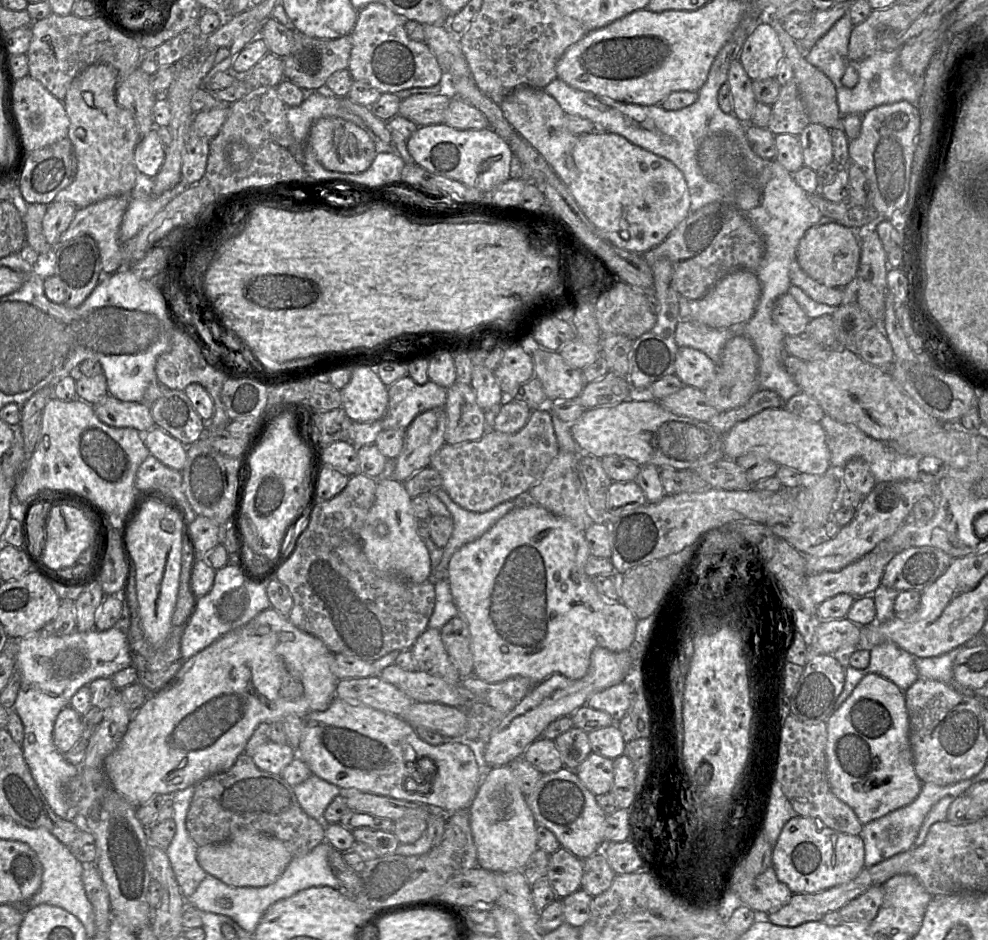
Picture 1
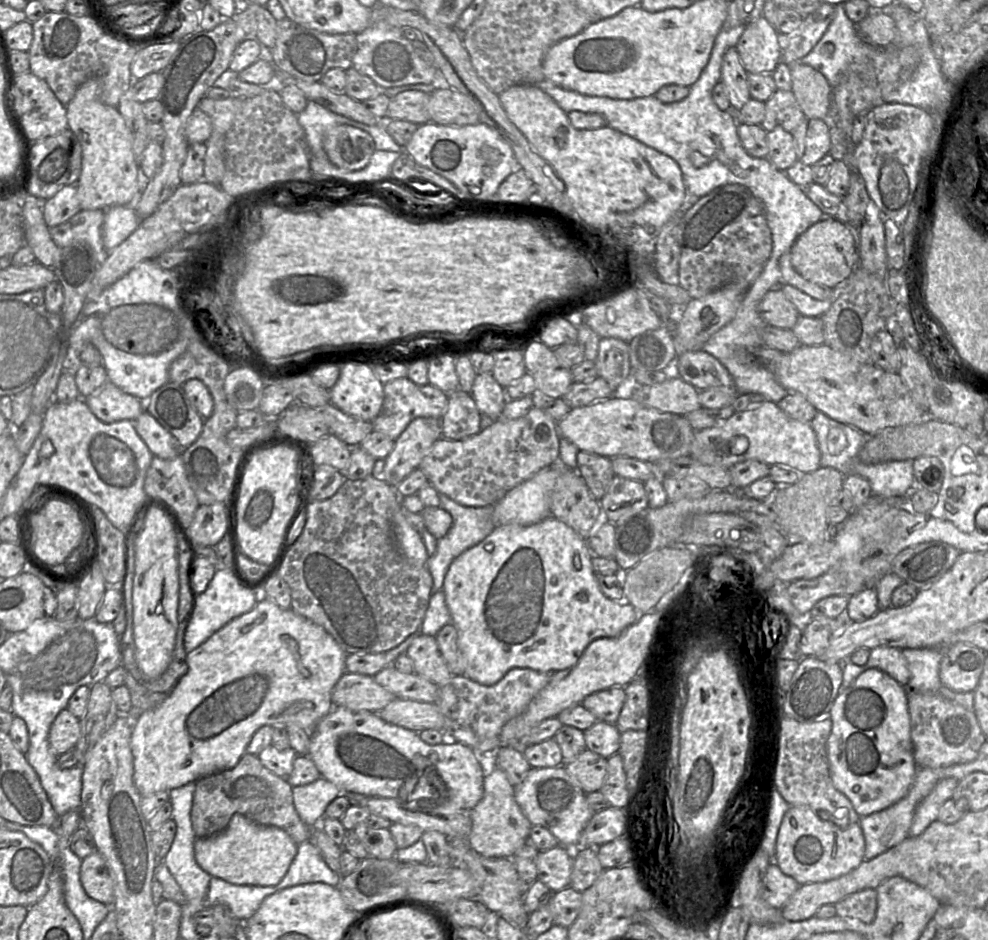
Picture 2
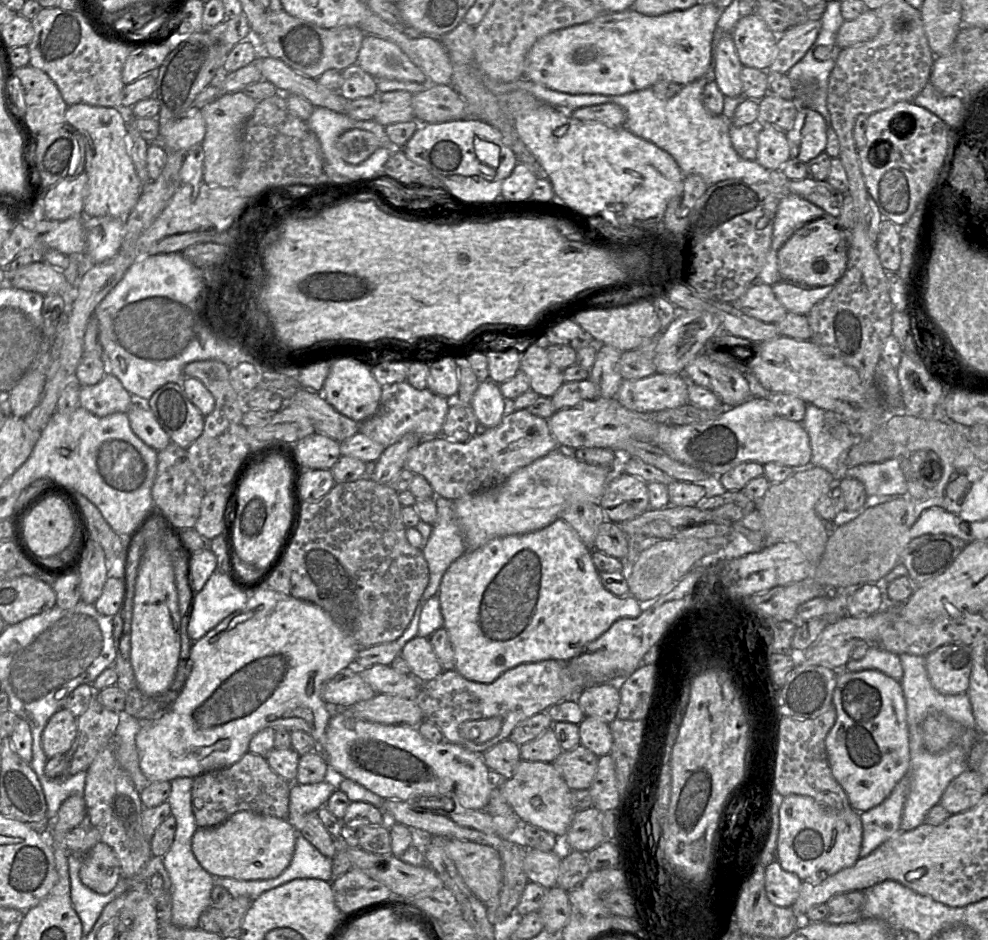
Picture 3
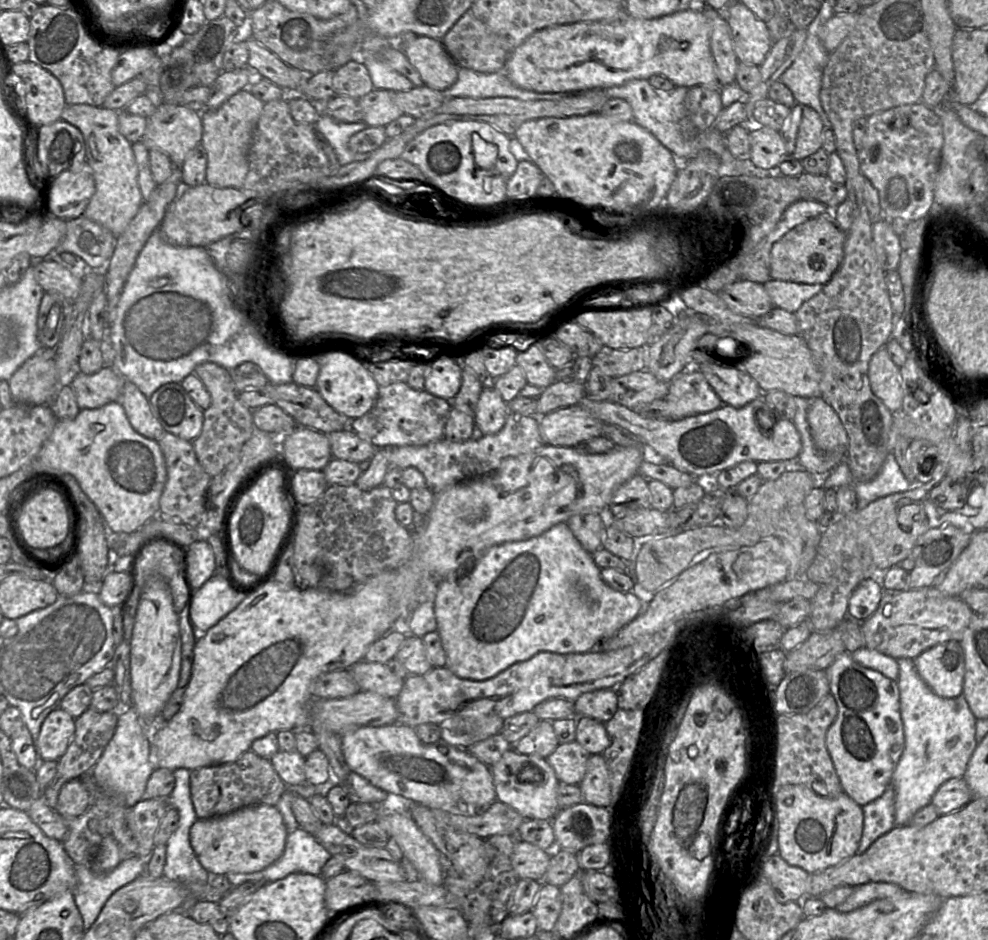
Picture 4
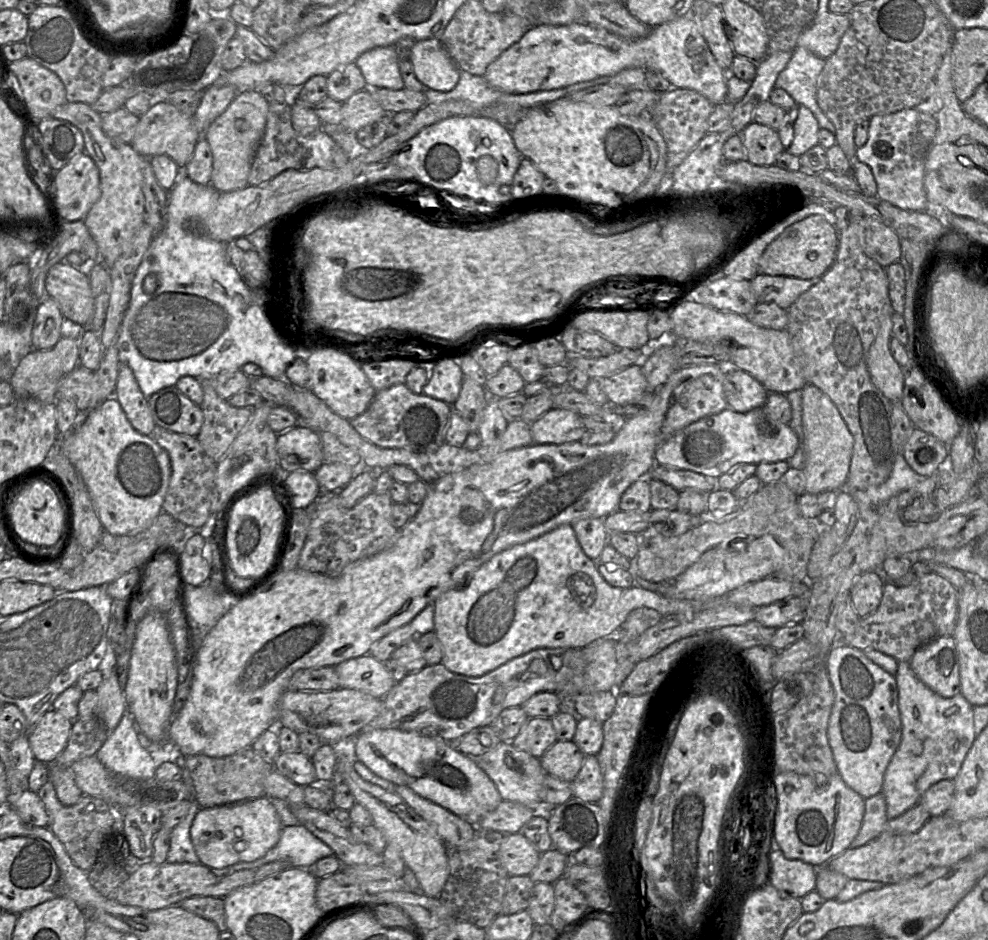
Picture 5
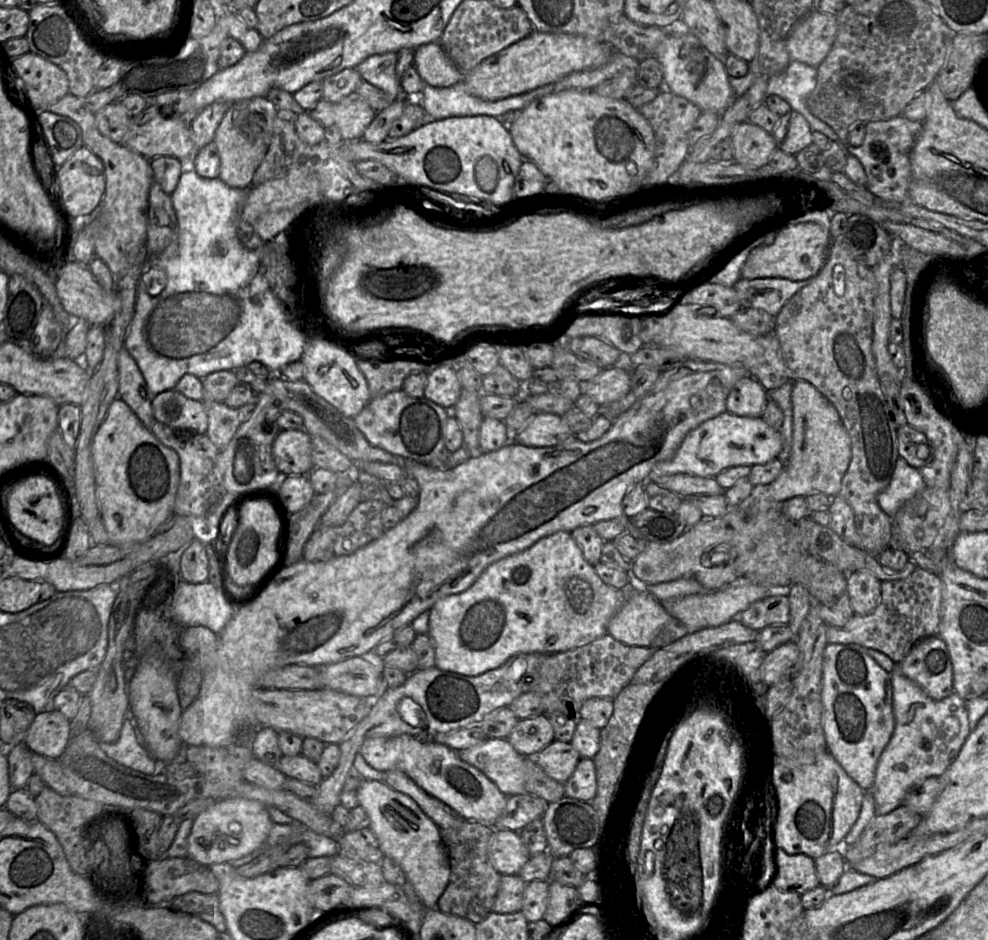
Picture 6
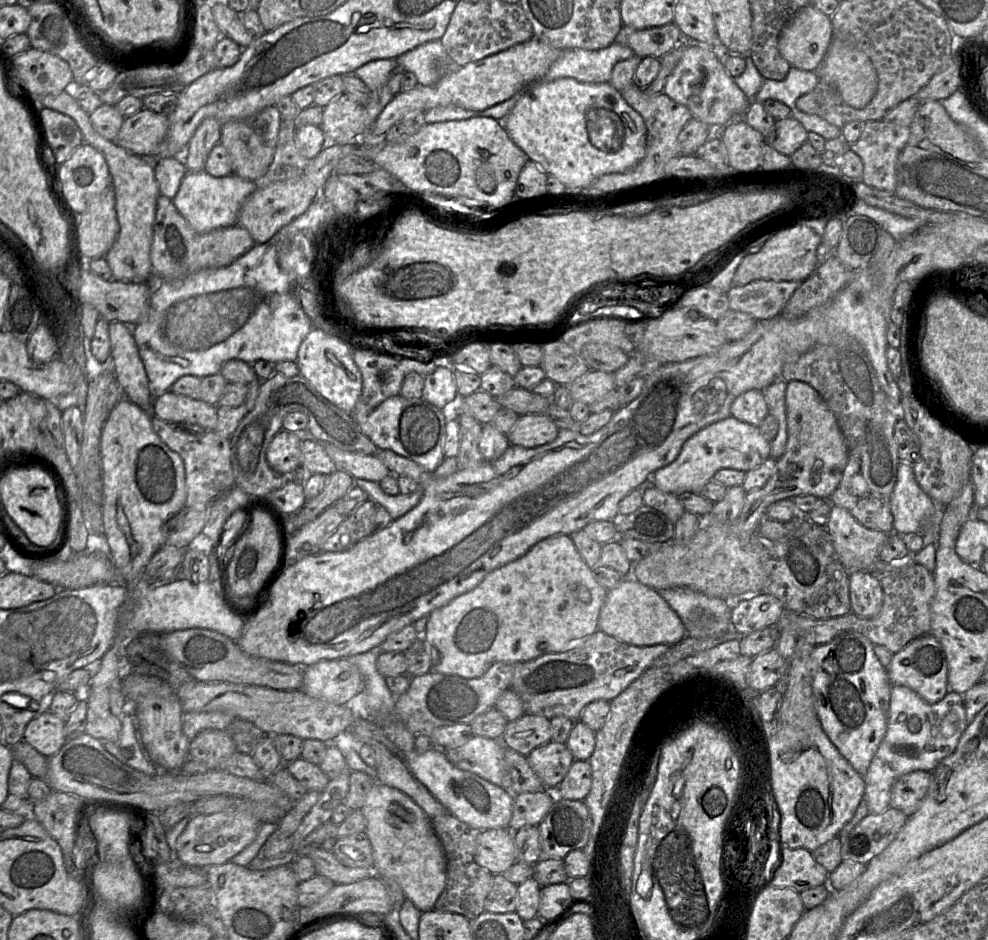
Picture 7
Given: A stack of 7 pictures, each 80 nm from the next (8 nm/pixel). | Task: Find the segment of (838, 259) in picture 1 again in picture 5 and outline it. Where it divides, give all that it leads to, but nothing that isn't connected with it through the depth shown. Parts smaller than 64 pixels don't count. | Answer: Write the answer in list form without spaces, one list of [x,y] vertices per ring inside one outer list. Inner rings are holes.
[[[811,215],[787,227],[766,247],[758,263],[758,274],[820,278],[834,263],[838,245],[839,232],[836,227],[822,215]]]

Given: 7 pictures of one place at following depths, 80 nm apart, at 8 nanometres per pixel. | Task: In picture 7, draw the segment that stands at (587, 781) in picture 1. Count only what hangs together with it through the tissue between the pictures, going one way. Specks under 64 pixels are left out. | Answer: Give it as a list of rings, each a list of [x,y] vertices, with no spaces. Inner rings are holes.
[[[552,740],[535,748],[526,757],[548,790],[555,790],[558,787],[574,762],[574,757],[566,744]]]

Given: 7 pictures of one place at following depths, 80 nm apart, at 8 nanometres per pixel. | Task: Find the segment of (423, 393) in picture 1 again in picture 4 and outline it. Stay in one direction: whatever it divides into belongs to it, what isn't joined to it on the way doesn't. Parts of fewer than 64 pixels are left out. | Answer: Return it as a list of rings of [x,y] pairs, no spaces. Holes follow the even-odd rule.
[[[395,382],[379,387],[373,408],[365,415],[351,420],[349,428],[376,448],[426,445],[443,438],[451,408],[451,401],[426,390],[414,390],[406,382]]]

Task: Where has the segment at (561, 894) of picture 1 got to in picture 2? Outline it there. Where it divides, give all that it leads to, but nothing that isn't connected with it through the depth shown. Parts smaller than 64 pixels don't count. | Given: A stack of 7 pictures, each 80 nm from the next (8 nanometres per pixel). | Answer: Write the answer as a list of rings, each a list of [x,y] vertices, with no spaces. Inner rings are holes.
[[[559,844],[550,850],[539,851],[537,855],[537,880],[553,893],[570,887],[573,850]]]

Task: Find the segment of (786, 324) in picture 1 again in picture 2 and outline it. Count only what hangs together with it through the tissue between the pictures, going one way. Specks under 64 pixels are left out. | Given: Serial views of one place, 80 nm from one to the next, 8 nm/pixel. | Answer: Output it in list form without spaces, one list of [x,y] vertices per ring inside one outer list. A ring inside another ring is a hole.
[[[772,288],[759,304],[759,313],[766,325],[782,329],[792,329],[800,314],[795,305],[790,302],[782,290]]]

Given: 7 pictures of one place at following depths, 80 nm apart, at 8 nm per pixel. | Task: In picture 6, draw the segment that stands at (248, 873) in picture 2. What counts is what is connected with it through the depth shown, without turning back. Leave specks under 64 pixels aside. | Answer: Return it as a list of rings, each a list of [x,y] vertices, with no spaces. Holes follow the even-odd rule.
[[[216,800],[194,818],[188,836],[188,857],[207,866],[239,859],[265,843],[273,824],[267,807],[257,800]]]

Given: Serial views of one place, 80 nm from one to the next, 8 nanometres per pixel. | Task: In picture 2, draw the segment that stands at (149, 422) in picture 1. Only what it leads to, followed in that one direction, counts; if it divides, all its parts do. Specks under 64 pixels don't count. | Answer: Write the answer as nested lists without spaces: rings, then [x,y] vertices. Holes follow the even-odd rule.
[[[109,380],[95,393],[83,399],[92,413],[104,423],[135,421],[145,411],[143,401],[123,392]]]

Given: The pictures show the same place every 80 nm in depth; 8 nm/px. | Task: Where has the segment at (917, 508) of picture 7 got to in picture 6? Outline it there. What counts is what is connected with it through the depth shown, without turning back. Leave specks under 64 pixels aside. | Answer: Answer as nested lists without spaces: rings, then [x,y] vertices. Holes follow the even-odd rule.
[[[898,456],[889,485],[877,496],[880,508],[891,519],[896,512],[910,499],[926,487],[919,469],[910,466]]]

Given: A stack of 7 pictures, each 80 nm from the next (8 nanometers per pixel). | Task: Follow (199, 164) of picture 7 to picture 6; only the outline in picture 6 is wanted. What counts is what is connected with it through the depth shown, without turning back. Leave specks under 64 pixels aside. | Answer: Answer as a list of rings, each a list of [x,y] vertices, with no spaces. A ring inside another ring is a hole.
[[[214,102],[203,108],[191,121],[191,134],[196,151],[213,141],[216,129],[229,106],[226,102]]]

